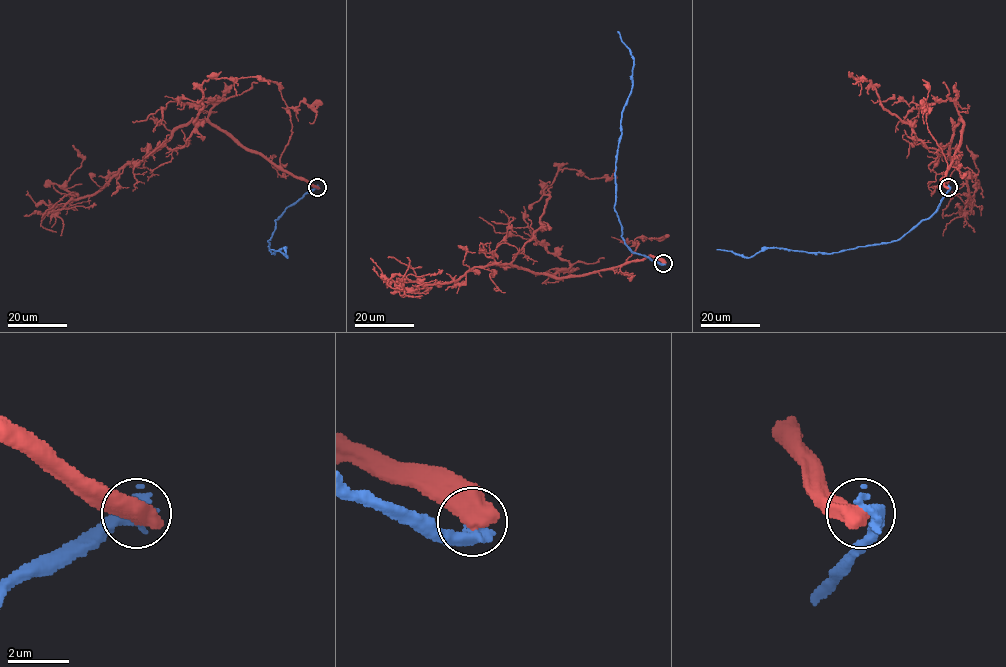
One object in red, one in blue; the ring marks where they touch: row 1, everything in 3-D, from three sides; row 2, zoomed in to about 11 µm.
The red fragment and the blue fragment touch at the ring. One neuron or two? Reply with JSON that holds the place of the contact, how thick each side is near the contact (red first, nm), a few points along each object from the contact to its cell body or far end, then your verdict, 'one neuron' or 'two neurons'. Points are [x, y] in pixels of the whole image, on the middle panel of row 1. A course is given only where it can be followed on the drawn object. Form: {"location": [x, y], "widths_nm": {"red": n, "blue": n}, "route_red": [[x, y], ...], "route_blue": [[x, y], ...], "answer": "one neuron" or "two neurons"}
{"location": [663, 263], "widths_nm": {"red": 800, "blue": 500}, "route_red": [[663, 262], [647, 256], [563, 277], [512, 263], [541, 226], [547, 186], [559, 170], [607, 178], [616, 166]], "route_blue": [[663, 263], [634, 253], [625, 244], [614, 209], [621, 112], [630, 93], [634, 64], [630, 49], [617, 31]], "answer": "two neurons"}

